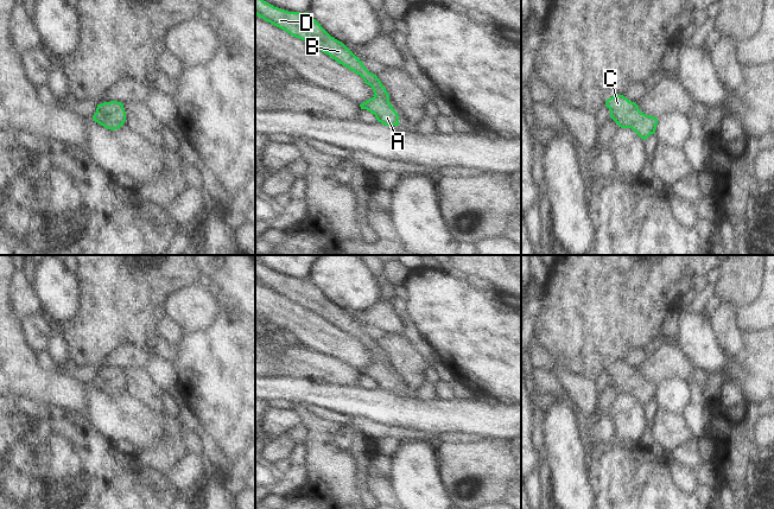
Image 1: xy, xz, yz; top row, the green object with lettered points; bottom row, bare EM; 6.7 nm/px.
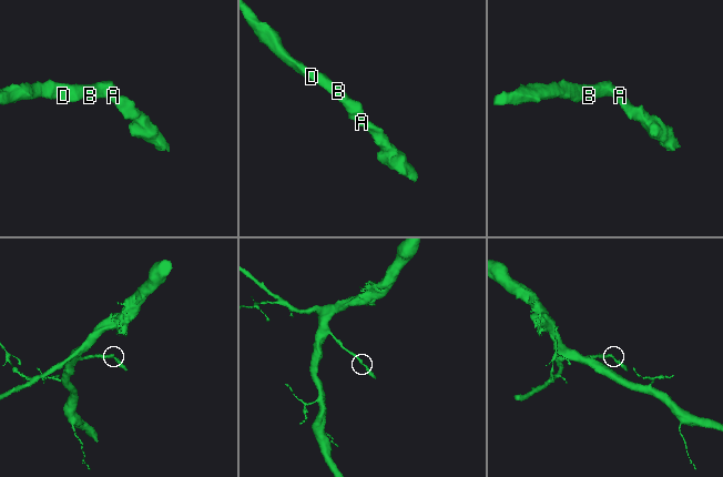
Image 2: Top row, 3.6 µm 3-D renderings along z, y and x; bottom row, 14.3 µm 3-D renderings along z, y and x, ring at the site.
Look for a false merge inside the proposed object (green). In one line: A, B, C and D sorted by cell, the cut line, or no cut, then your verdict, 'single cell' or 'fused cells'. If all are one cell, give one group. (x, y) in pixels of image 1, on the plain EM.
A B C D; no cut; single cell

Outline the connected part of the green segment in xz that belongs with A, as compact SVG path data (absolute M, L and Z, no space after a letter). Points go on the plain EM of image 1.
M255 255L255 280L265 287L286 297L291 301L305 306L337 329L360 341L370 351L374 362L361 369L385 392L399 392L399 381L389 369L389 361L376 341L369 338L363 329L342 307L331 303L307 278L288 278L265 268Z

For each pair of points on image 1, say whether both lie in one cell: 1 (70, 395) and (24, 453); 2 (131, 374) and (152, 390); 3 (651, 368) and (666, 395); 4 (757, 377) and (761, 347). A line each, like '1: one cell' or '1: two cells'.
1: two cells
2: one cell
3: two cells
4: one cell

